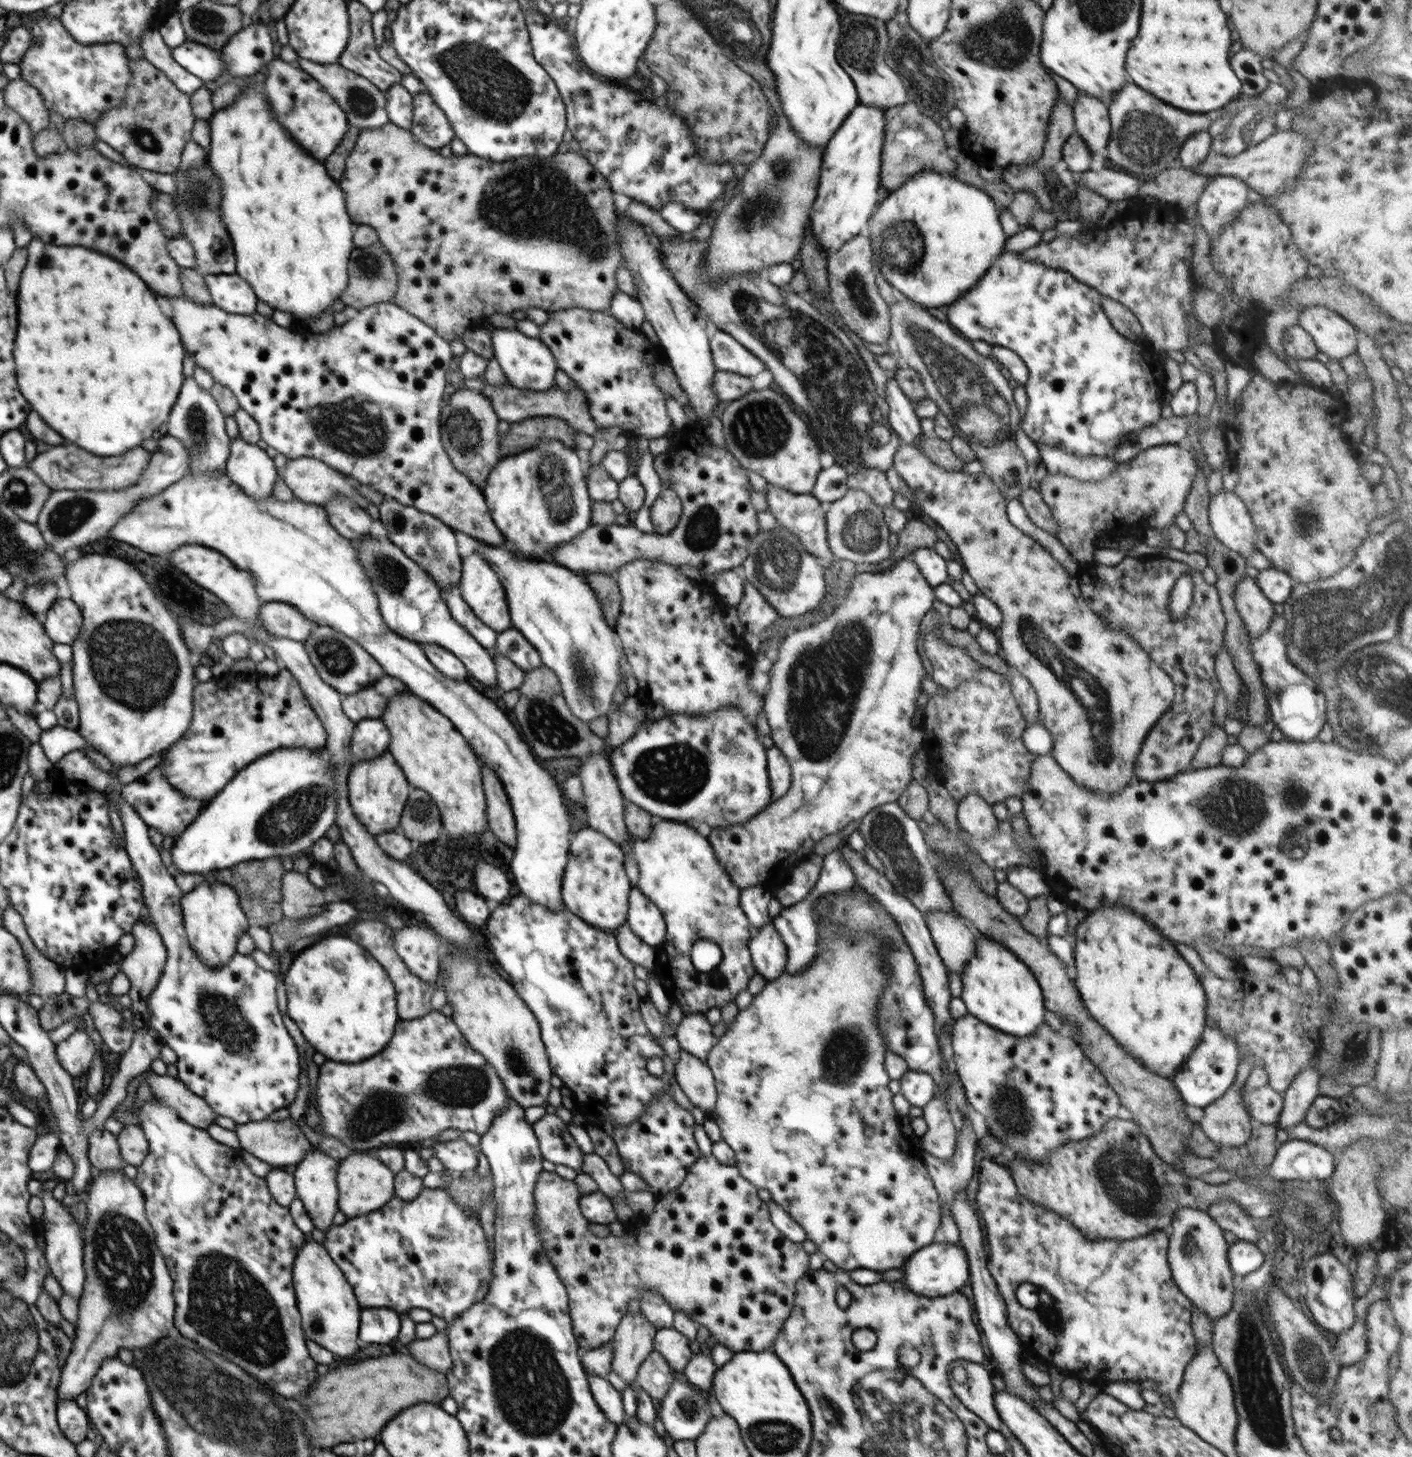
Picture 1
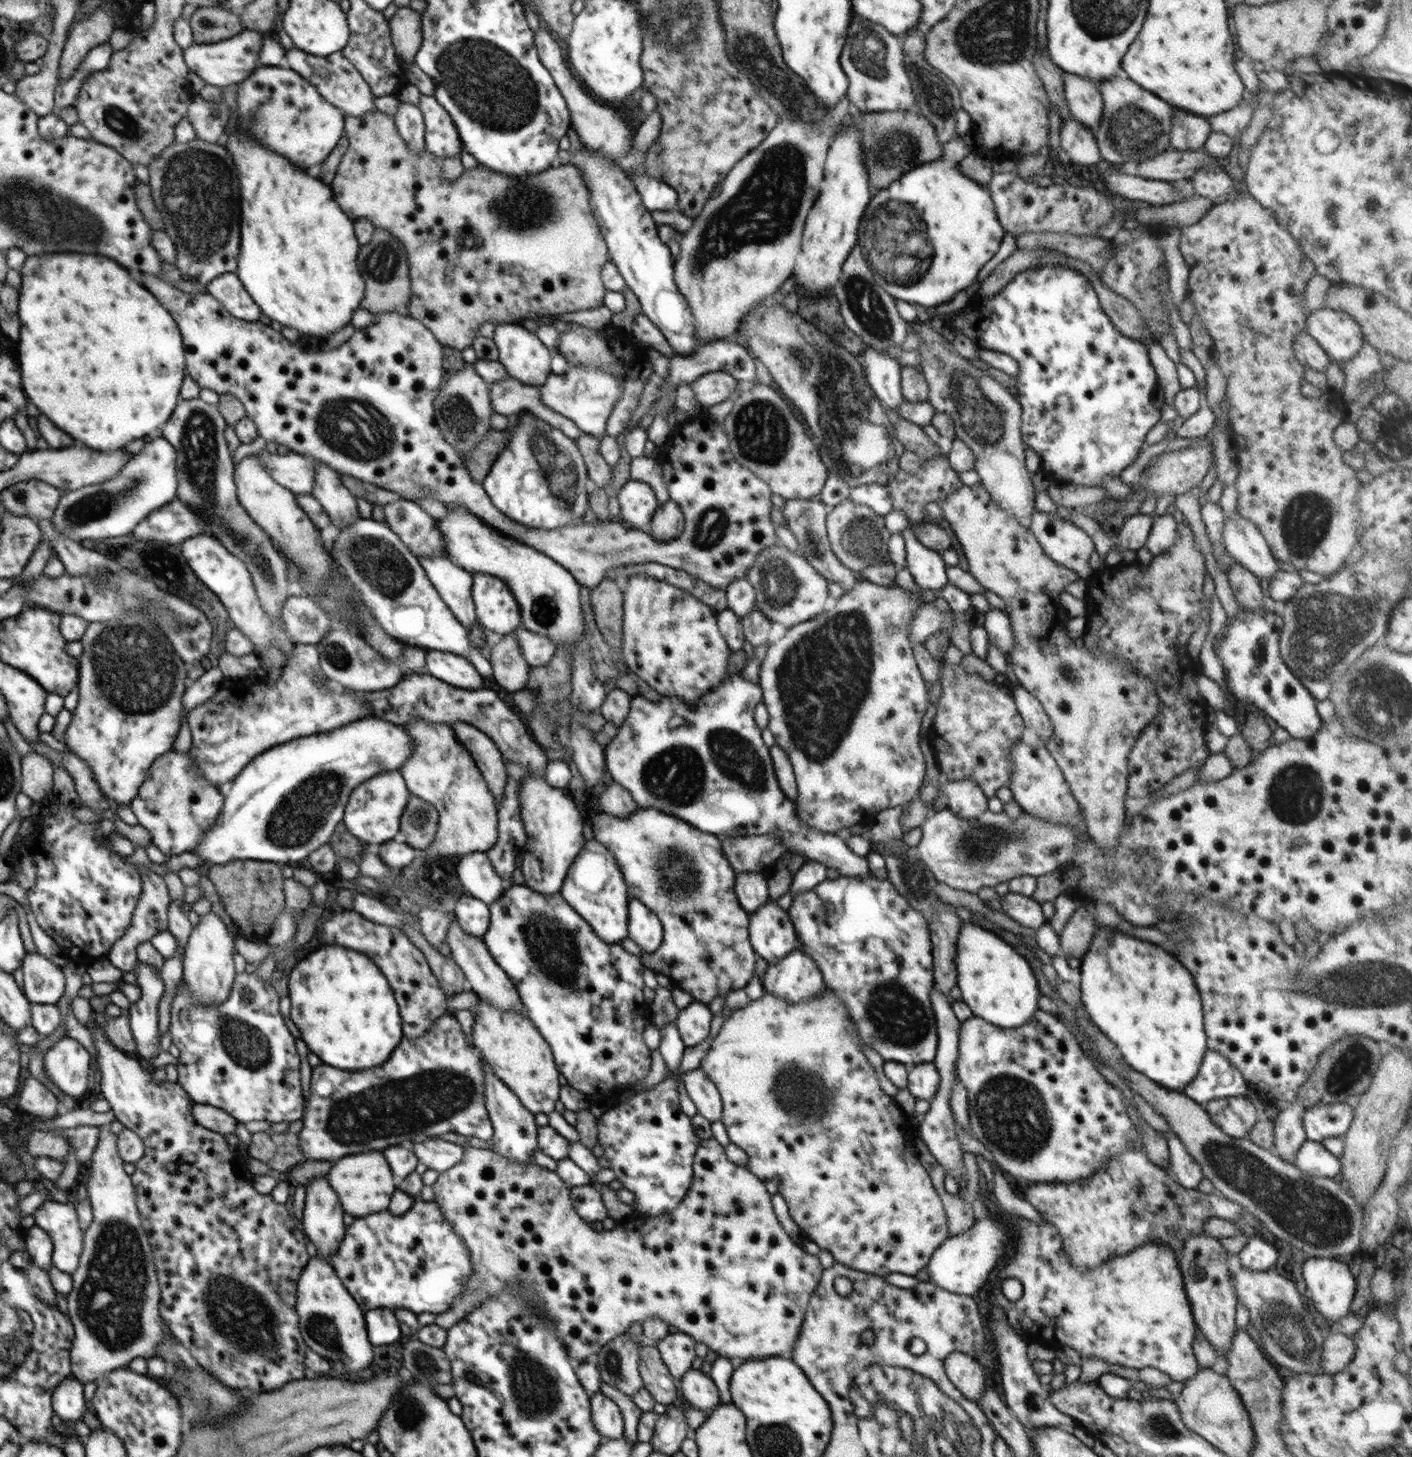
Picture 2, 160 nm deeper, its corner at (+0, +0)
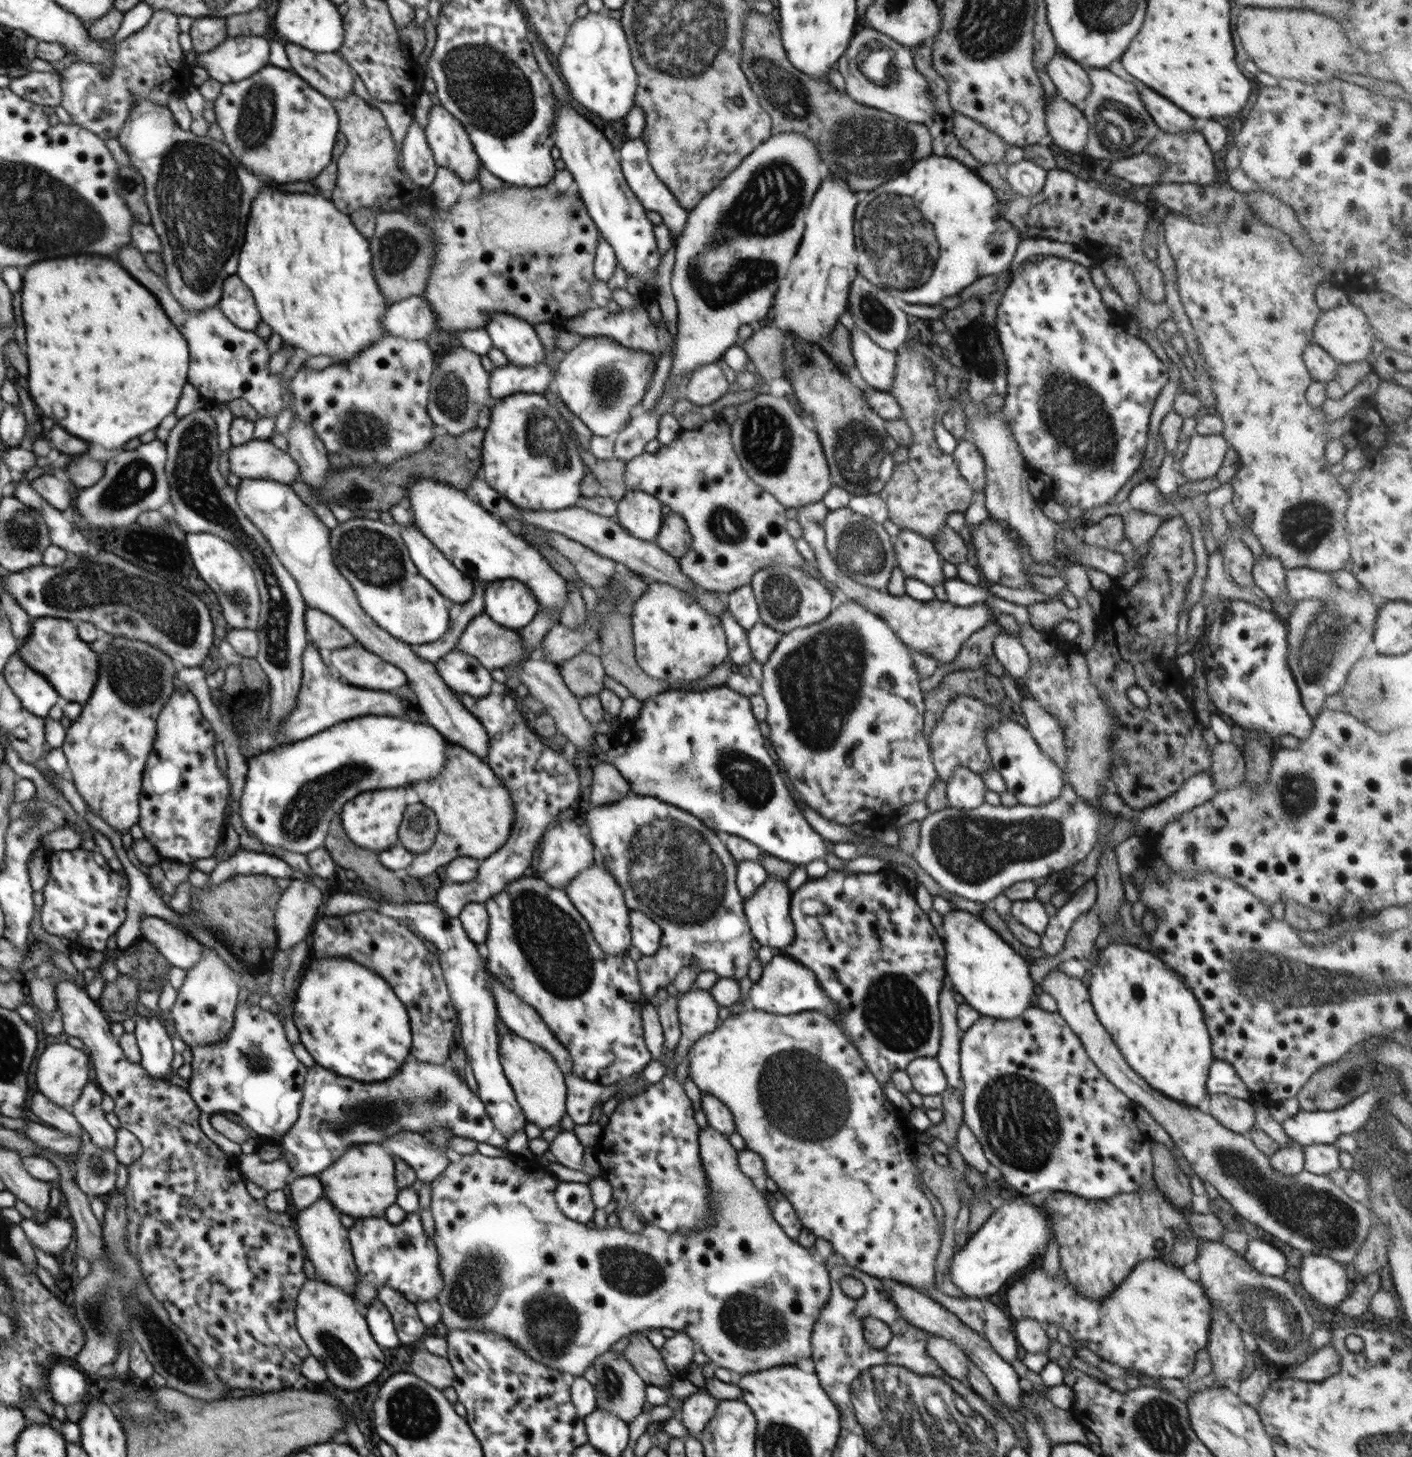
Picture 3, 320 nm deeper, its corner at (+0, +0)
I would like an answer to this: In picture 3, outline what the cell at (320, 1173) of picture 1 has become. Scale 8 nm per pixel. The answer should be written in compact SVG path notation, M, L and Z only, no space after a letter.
M324 1197L312 1206L299 1211L294 1217L294 1222L305 1256L312 1262L318 1278L337 1286L350 1296L355 1294L359 1274L348 1239L348 1229L341 1224L340 1213L330 1204L330 1200Z

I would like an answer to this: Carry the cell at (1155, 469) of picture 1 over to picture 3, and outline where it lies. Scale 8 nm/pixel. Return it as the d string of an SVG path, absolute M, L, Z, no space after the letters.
M1194 435L1180 465L1176 463L1177 471L1180 471L1188 481L1202 480L1218 474L1224 458L1228 452L1227 440L1220 435Z

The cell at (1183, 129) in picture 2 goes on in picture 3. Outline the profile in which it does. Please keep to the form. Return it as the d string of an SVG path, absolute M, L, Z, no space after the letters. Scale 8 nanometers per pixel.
M1124 74L1122 78L1135 86L1145 109L1149 112L1151 118L1154 118L1153 121L1156 122L1160 129L1174 134L1174 132L1190 132L1190 128L1196 128L1196 122L1194 122L1192 116L1188 116L1186 112L1182 112L1180 108L1176 108L1166 98L1158 96L1156 92L1152 92L1140 80L1134 78L1131 74Z

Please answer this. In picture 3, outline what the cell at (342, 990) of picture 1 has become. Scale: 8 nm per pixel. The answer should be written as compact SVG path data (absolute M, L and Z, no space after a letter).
M329 956L328 958L321 958L314 960L307 966L304 975L298 977L296 983L296 991L294 994L293 1005L293 1021L299 1030L299 1037L301 1043L304 1044L306 1050L310 1052L316 1064L340 1074L340 1076L348 1076L348 1078L356 1078L360 1082L380 1082L386 1078L392 1078L399 1070L400 1066L405 1063L405 1060L411 1055L410 1049L412 1044L412 1031L410 1026L410 1019L406 1007L400 1002L392 987L378 974L372 973L370 969L348 959L337 958L336 956Z

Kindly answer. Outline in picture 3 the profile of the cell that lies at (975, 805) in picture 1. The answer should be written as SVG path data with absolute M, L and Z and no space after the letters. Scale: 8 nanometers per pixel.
M958 766L947 781L948 806L972 810L984 803L984 793L988 790L983 778L968 767Z

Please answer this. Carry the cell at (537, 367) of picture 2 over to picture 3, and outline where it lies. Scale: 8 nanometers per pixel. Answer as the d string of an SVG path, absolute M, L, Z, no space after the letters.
M494 313L485 324L491 345L502 351L510 364L519 367L544 361L544 346L533 325L508 313Z

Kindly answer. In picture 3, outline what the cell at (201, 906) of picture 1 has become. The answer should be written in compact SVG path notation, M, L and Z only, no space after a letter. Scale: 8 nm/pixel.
M203 946L200 962L184 975L182 986L177 990L177 999L171 1009L173 1022L180 1038L189 1046L204 1046L215 1044L227 1038L234 1022L234 1013L237 1007L238 983L235 974L216 951Z

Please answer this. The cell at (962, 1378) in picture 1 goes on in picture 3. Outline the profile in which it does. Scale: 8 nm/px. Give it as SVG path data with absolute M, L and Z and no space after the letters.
M927 1334L927 1353L948 1373L952 1378L964 1381L970 1359L967 1354L958 1348L954 1342L940 1335Z

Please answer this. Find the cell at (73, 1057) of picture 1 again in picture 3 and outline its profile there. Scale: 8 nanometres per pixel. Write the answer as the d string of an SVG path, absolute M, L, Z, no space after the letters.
M62 1042L47 1045L37 1064L37 1090L58 1106L64 1106L67 1109L72 1108L75 1102L79 1100L88 1082L88 1064L90 1064L90 1060L82 1052L82 1048L76 1050L70 1044L62 1044Z

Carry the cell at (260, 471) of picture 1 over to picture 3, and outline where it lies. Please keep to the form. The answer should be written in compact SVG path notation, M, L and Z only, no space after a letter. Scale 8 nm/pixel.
M242 479L236 489L237 503L242 512L271 544L279 561L297 582L307 606L329 614L348 629L366 650L403 670L408 677L407 685L415 693L421 711L428 719L428 725L437 729L449 742L466 748L488 764L490 737L482 724L460 704L456 694L438 674L434 663L417 655L411 645L380 628L364 612L352 585L340 574L332 558L330 529L317 518L313 509L294 493L290 485L271 479Z

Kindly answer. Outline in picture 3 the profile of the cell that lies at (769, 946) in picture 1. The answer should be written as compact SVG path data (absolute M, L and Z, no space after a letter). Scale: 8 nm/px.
M769 876L751 897L743 901L748 926L751 933L761 946L771 946L776 951L783 946L788 946L795 937L795 928L790 916L791 892L788 890L787 881L775 876Z

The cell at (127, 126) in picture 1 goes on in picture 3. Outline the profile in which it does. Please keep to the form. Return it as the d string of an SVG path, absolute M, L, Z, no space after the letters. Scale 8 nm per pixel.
M154 9L152 18L144 28L117 44L113 70L103 72L99 65L77 62L58 72L61 76L61 105L71 114L73 122L99 135L101 139L116 139L120 136L131 110L138 104L140 97L167 106L170 96L186 95L192 89L192 66L188 64L185 51L179 42L181 33L179 21L180 16L168 9Z

